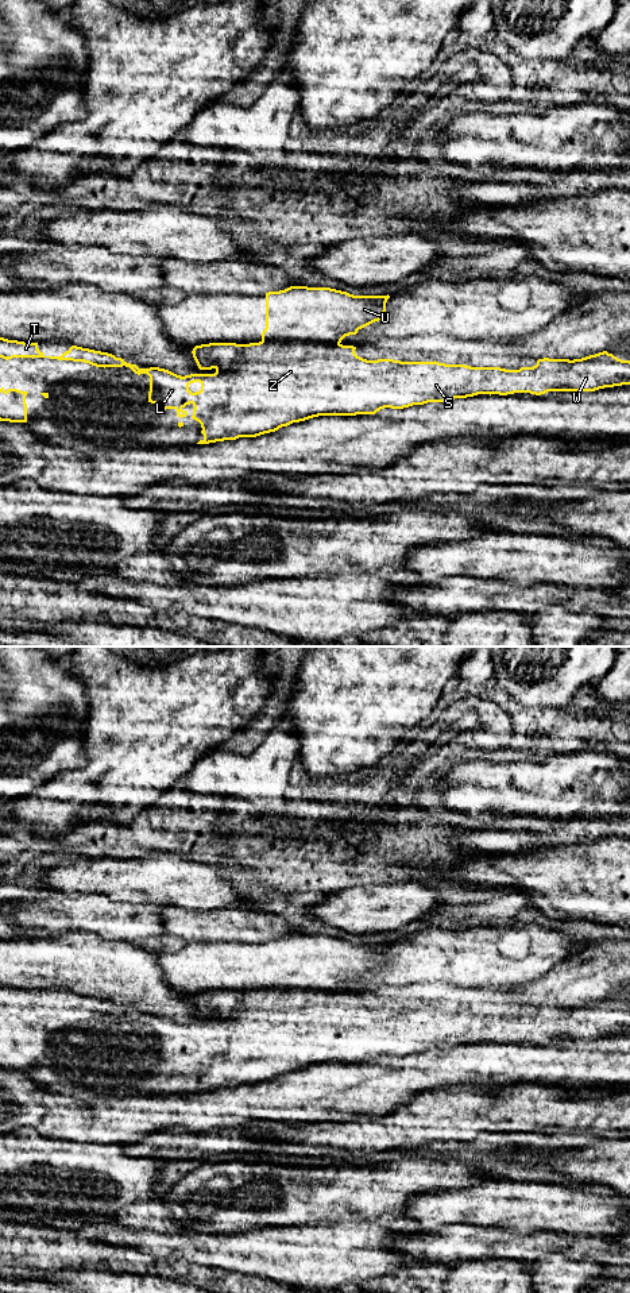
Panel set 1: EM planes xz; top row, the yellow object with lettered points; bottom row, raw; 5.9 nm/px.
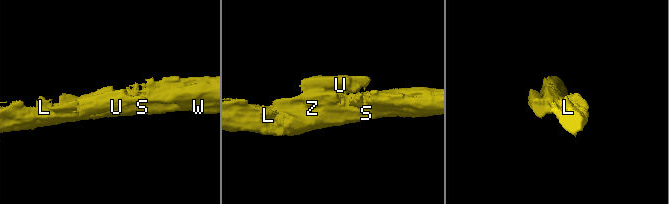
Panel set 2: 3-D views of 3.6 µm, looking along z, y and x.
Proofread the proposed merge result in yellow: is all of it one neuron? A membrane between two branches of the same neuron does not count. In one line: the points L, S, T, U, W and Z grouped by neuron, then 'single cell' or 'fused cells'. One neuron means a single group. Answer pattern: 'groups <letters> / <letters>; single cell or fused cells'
groups L S T W Z / U; fused cells

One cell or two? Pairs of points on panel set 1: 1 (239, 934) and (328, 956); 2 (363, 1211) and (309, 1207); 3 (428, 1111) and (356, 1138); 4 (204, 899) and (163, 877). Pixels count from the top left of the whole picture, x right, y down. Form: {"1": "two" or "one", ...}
{"1": "two", "2": "one", "3": "one", "4": "one"}

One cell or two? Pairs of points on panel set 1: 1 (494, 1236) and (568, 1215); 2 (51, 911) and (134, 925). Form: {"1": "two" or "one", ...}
{"1": "two", "2": "one"}

